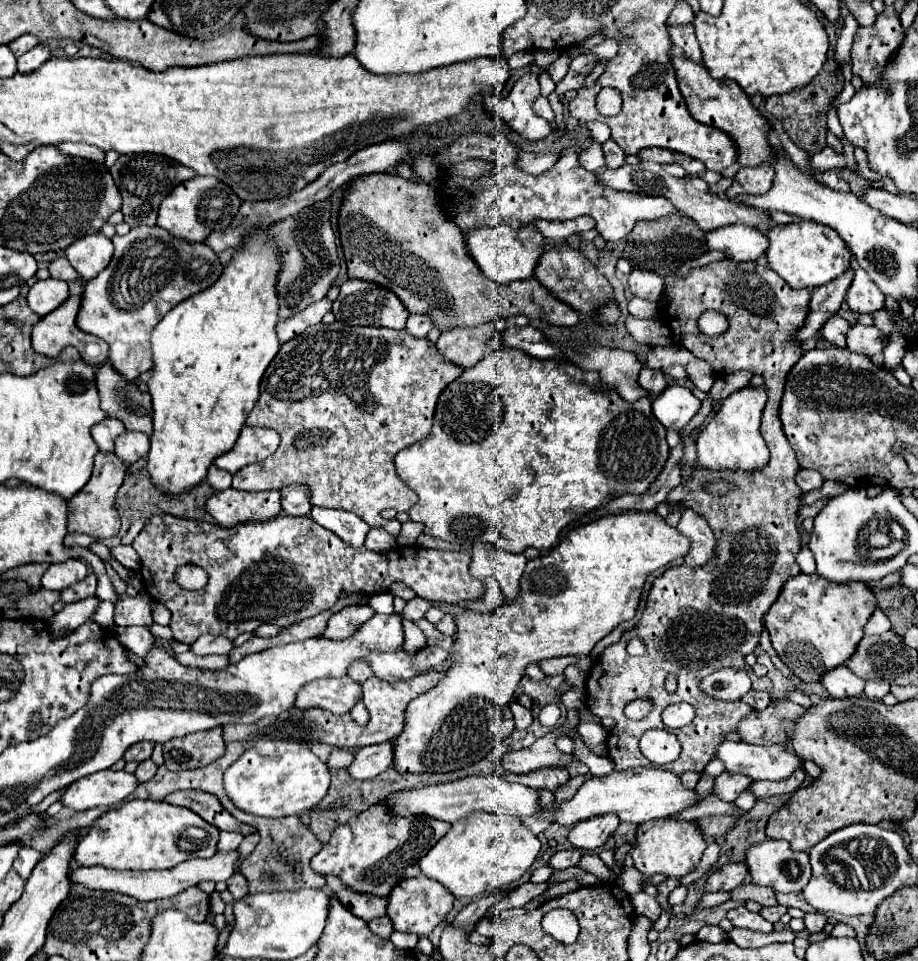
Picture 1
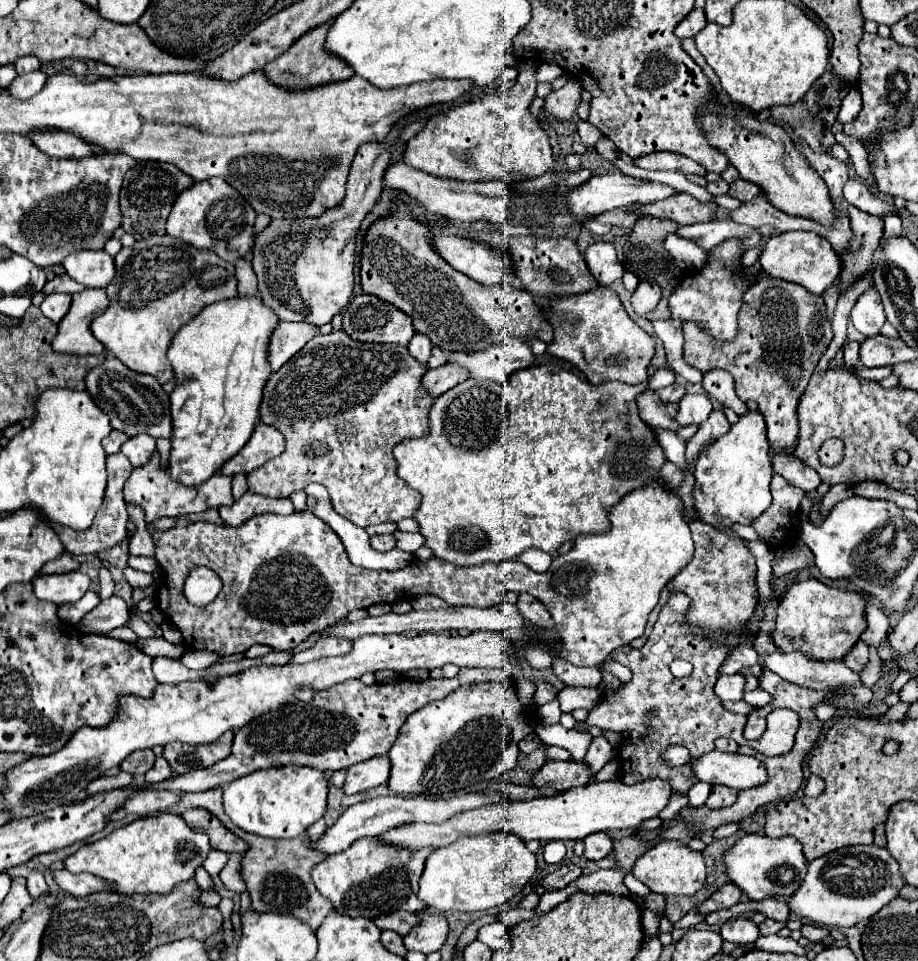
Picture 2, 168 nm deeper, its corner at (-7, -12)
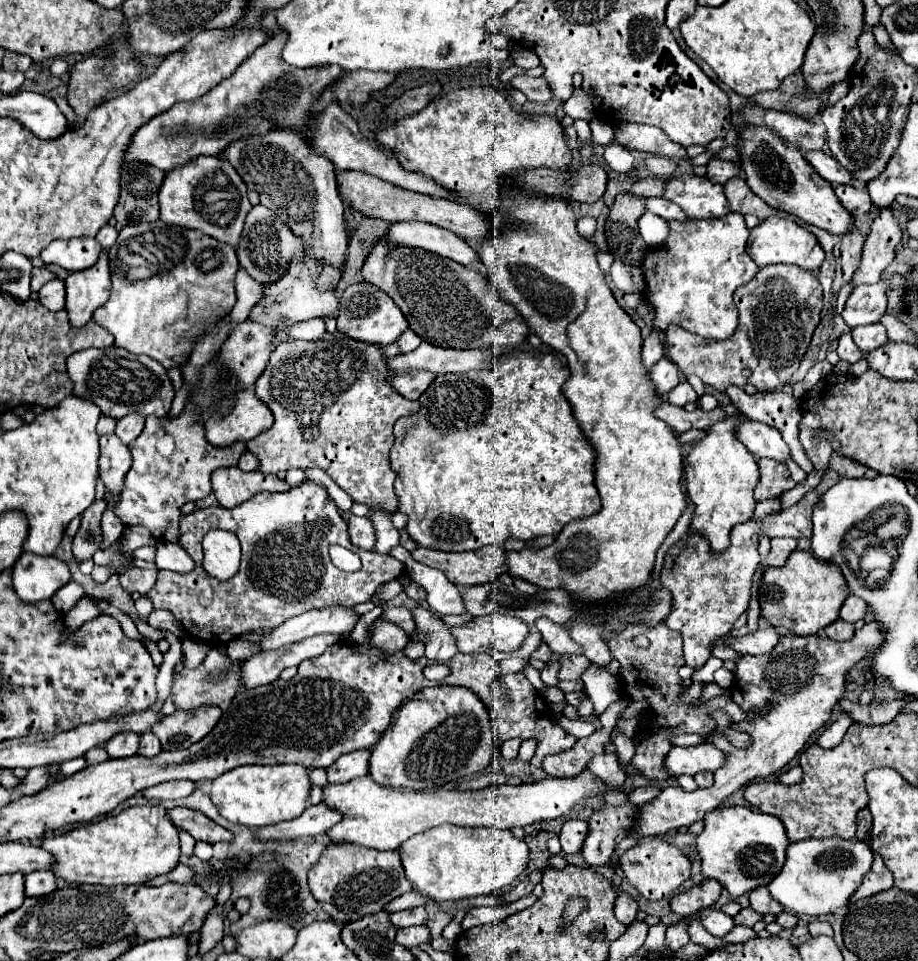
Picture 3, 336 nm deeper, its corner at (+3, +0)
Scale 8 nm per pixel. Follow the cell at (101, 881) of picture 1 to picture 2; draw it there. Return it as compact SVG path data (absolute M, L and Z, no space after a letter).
M61 869L61 871L53 871L53 879L65 893L75 895L75 897L87 897L97 891L111 891L107 881L103 881L91 873L75 875L75 873Z

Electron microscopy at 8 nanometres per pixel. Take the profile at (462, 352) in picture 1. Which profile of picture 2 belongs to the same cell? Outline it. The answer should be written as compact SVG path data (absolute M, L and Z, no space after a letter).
M445 363L437 369L427 369L427 373L421 379L421 385L427 389L427 393L437 399L439 395L443 395L445 391L449 391L451 387L455 387L457 383L467 379L467 371L463 371L461 367L453 367L451 363Z

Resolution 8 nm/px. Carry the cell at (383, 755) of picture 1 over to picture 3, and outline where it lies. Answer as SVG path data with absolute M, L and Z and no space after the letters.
M359 749L341 755L331 767L327 767L329 783L347 783L351 779L363 777L369 773L369 749Z

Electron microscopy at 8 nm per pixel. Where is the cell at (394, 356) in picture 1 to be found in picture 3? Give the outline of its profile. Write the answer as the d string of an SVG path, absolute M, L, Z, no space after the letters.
M325 333L321 339L317 341L299 341L299 339L285 339L281 341L273 353L271 353L271 359L265 367L265 371L259 375L259 379L255 381L255 395L257 399L261 399L269 409L271 413L275 415L275 423L269 431L261 433L257 439L253 439L253 443L247 443L247 449L257 457L259 461L259 467L257 471L261 473L267 473L267 475L273 475L277 471L289 471L289 469L309 469L309 467L319 467L323 469L341 489L345 489L345 493L353 499L353 503L363 503L367 507L381 507L383 511L397 511L397 505L399 505L399 497L393 489L393 483L395 483L395 471L391 469L389 465L389 451L393 447L393 423L399 419L399 417L407 417L407 415L413 415L419 411L419 401L409 401L405 399L403 395L399 395L395 391L395 387L391 385L391 377L393 377L393 369L387 365L387 355L383 351L383 347L379 345L371 345L371 343L365 343L365 341L357 341L357 339L351 339L343 333Z

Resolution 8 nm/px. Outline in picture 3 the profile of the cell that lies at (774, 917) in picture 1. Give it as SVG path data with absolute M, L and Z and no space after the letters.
M747 907L747 909L741 909L741 911L739 911L739 915L735 915L733 919L735 919L735 925L753 927L757 921L761 921L761 919L763 919L763 915L761 915L761 913L757 913L757 911L753 911L751 907Z

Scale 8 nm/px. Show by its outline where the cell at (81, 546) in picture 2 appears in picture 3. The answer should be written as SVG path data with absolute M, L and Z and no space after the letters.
M115 435L101 437L99 449L101 449L99 477L101 477L101 481L105 481L107 491L113 493L113 497L115 497L115 501L113 501L113 511L115 511L119 505L119 499L121 499L123 479L131 467L131 455L129 455L127 445L123 445Z

